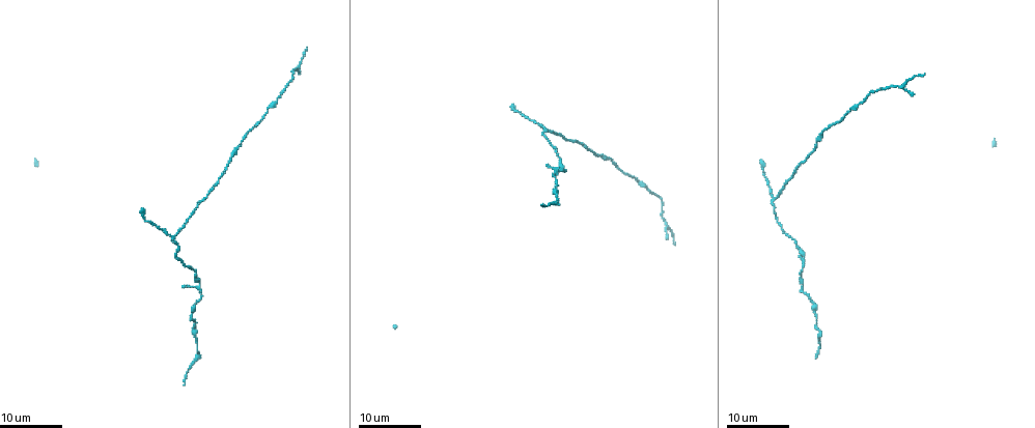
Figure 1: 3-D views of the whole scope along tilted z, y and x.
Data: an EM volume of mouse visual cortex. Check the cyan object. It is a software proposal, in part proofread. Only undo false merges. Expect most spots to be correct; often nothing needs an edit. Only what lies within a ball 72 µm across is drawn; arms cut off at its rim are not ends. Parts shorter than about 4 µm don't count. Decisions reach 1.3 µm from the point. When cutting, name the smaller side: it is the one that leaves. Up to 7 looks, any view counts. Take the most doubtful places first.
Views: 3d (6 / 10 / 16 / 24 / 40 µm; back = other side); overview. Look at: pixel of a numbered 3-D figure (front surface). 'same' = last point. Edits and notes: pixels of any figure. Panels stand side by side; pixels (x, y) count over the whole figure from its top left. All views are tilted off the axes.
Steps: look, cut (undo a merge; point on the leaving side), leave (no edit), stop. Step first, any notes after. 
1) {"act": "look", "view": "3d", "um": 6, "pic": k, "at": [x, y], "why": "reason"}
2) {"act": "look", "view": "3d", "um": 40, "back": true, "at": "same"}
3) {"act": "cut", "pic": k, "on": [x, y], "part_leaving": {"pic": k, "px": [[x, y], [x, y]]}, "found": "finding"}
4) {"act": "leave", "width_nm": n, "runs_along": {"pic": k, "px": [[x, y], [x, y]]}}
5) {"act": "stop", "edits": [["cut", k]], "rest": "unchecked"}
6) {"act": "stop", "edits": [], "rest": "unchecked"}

{"act": "look", "view": "3d", "um": 24, "pic": 1, "at": [176, 235], "why": "three-way junction"}

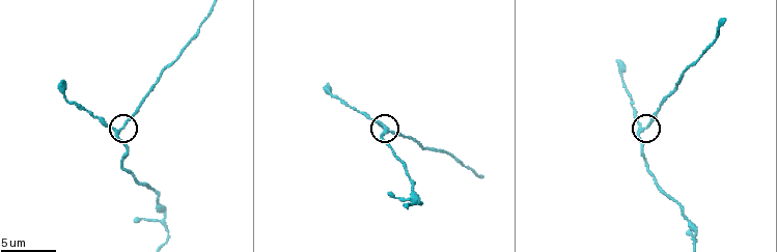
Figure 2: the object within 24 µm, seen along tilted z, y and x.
{"act": "look", "view": "3d", "um": 10, "pic": 2, "at": [118, 132], "why": "closer look"}

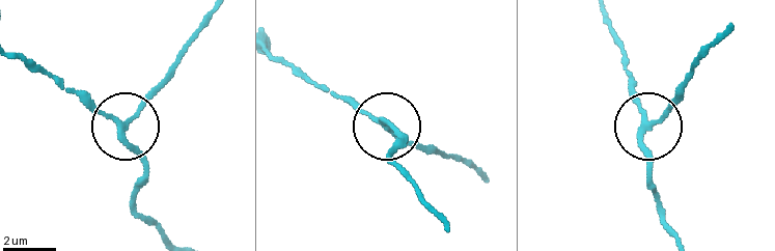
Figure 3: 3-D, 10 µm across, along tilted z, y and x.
{"act": "leave", "arms": 3, "found": "one cell here"}

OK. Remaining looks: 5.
{"act": "look", "view": "3d", "um": 6, "pic": 2, "at": [163, 220], "why": "two arms in line, one across"}

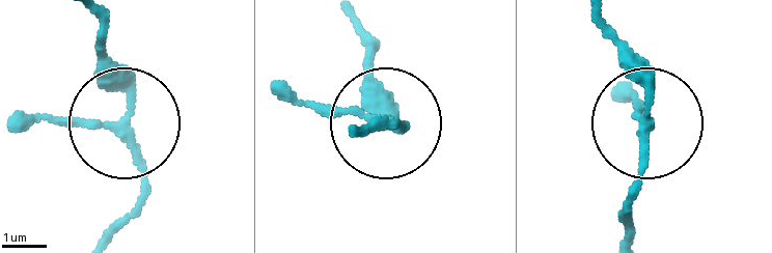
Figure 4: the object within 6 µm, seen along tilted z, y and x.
{"act": "look", "view": "3d", "um": 6, "back": true, "pic": 4, "at": [646, 125]}

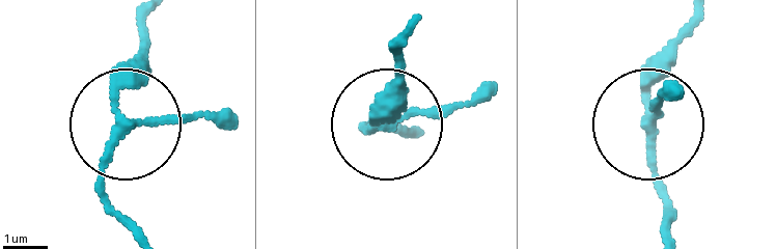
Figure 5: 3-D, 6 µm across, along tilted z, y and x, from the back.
{"act": "leave", "width_nm": 190, "runs_along": {"pic": 5, "px": [[699, 18], [645, 110], [657, 188], [674, 215]]}, "found": "all the same cell"}

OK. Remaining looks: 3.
{"act": "look", "view": "3d", "um": 10, "pic": 2, "at": [718, 26], "why": "thick turns thin"}

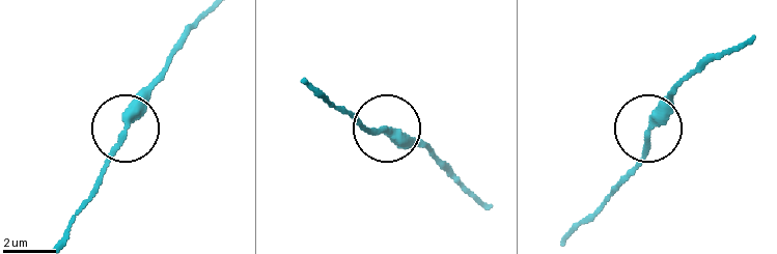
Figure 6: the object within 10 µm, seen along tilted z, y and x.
{"act": "look", "view": "3d", "um": 6, "pic": 6, "at": [122, 134]}

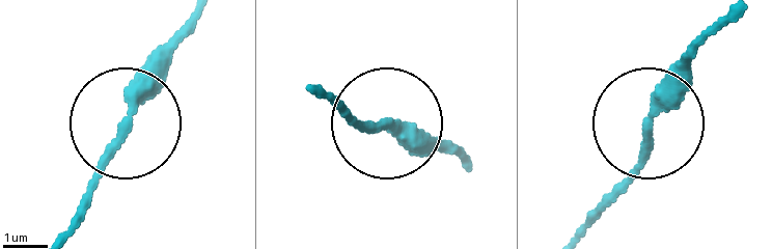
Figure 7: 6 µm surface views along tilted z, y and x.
{"act": "leave", "runs_along": {"pic": 7, "px": [[61, 230], [130, 100], [181, 40]]}, "found": "one cell here"}

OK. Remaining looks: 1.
{"act": "stop", "edits": [], "rest": "unchecked"}

